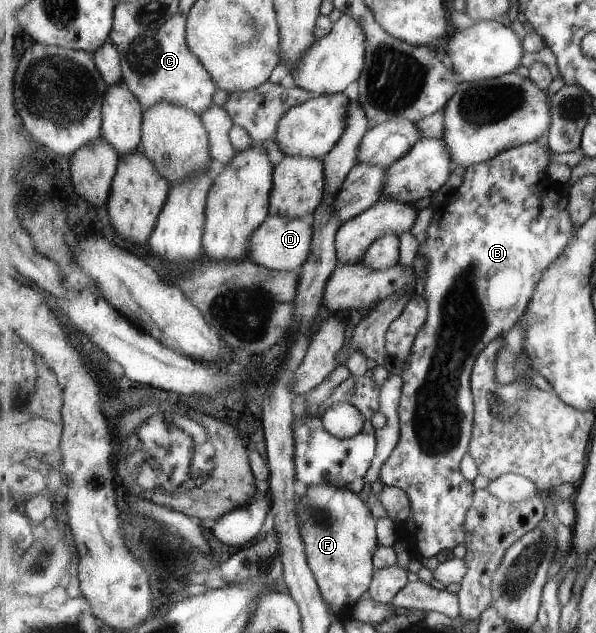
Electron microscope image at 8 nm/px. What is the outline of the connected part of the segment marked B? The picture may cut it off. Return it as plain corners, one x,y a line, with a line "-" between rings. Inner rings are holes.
529,143
519,147
511,148
510,150
497,154
490,160
479,162
469,166
463,177
462,185
454,192
449,193
443,202
438,203
434,207
427,207
419,212
429,212
430,221
425,232
425,239
419,243
419,251
417,254
424,258
427,263
427,270
420,274
420,293
428,301
428,320
425,322
424,327
421,328
415,343
413,344
413,353
405,363
404,370
401,374
403,378
403,391
401,392
401,399
399,400
399,418
401,424
401,435
399,444
391,457
385,462
382,467
380,481
384,485
391,487
401,488
408,496
411,502
411,520
408,523
400,523
398,525
400,537
407,544
412,545
413,552
417,552
417,557
424,557
425,560
433,558
443,552
443,550
452,551
455,546
465,543
465,518
467,512
473,506
473,496
476,492
473,482
469,482
463,474
461,474
461,460
465,458
468,453
471,440
473,439
473,428
475,425
475,400
473,400
473,390
471,384
471,376
473,373
473,366
477,356
485,350
485,346
489,342
493,342
499,336
507,337
509,330
519,322
519,318
527,311
528,305
535,294
537,286
541,282
545,274
545,270
561,257
563,252
566,252
568,245
572,243
573,239
573,222
571,212
567,208
559,209
557,204
562,196
559,195
561,186
559,182
554,182
549,177
547,168
551,166
549,159
549,152
553,153
549,144
544,146
541,144

